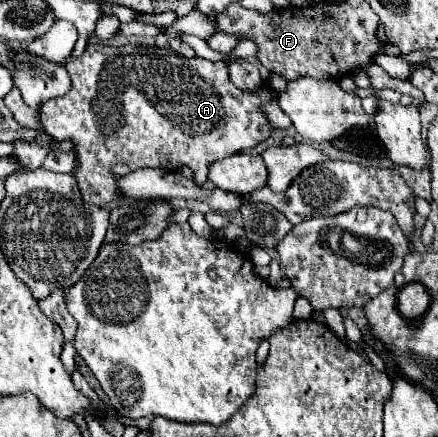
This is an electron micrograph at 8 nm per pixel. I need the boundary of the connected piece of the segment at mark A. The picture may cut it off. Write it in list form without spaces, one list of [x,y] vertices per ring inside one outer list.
[[[88,44],[84,54],[66,64],[72,88],[60,98],[50,98],[40,106],[40,124],[58,142],[70,140],[74,144],[74,156],[78,166],[74,178],[82,192],[84,202],[104,206],[114,200],[122,200],[124,194],[118,186],[118,178],[138,168],[162,168],[180,170],[188,166],[192,170],[194,184],[206,184],[206,168],[210,160],[226,158],[234,152],[254,148],[272,134],[272,126],[264,116],[262,104],[276,98],[264,82],[256,90],[240,90],[228,80],[228,64],[210,62],[194,56],[186,58],[170,48],[126,44],[126,46],[102,46]]]

